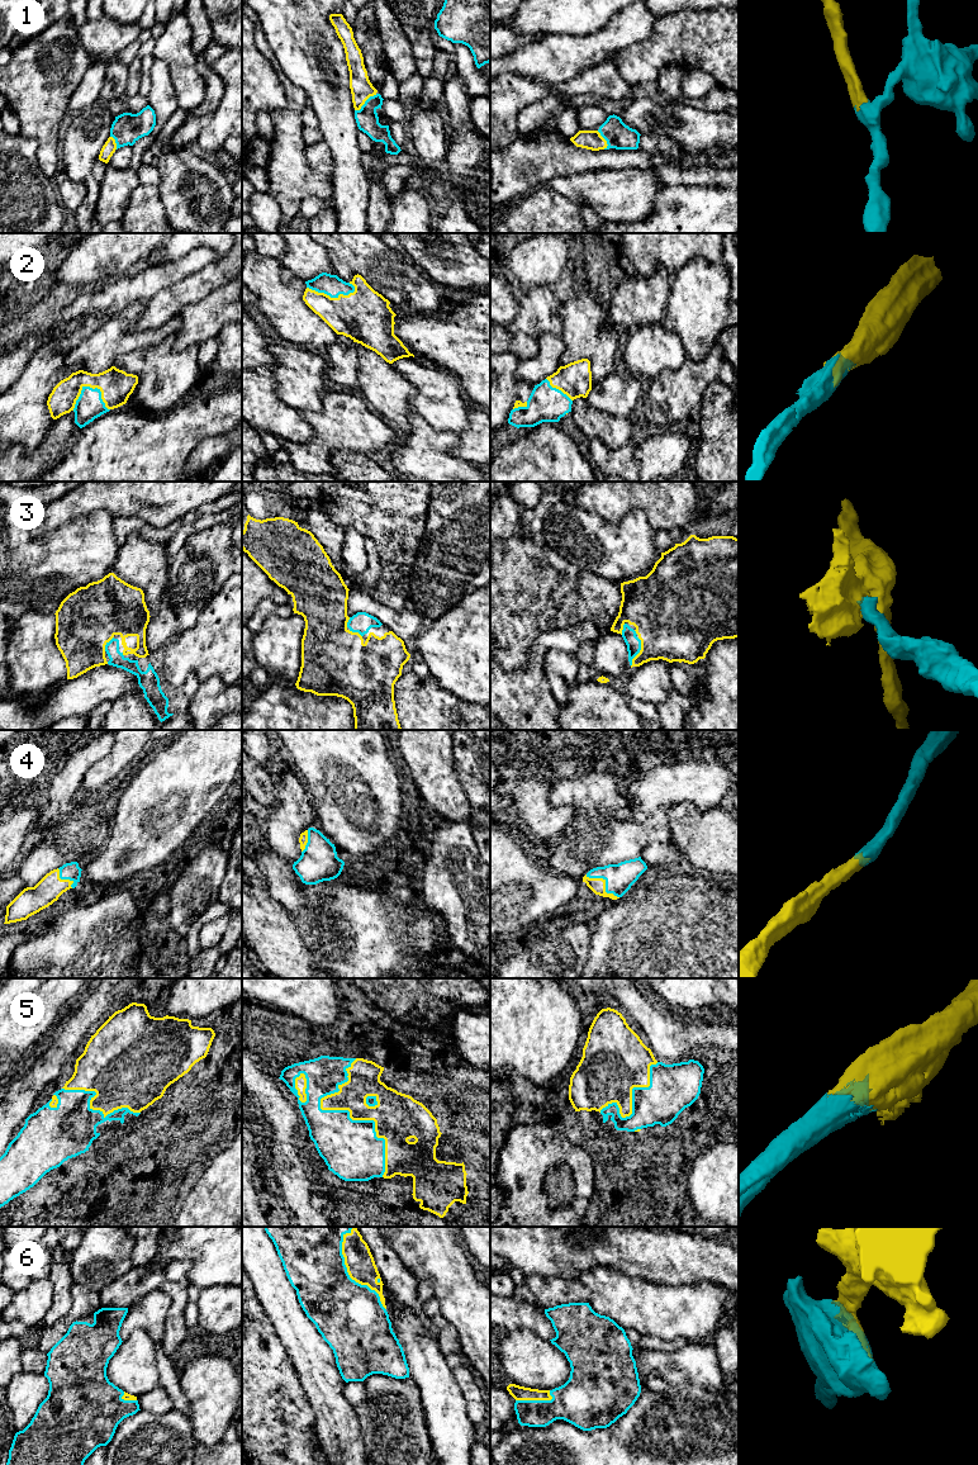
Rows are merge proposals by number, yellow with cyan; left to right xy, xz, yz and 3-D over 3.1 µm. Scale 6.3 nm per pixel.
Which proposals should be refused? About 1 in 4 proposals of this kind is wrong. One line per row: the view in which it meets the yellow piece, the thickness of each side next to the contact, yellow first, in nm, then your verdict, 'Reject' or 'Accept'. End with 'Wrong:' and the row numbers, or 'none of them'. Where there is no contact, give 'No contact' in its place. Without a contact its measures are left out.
1: Touches yellow in xz. Thickness 140 nm (yellow) against 140 nm. Accept
2: Touches yellow in xy. Thickness 200 nm (yellow) against 170 nm. Accept
3: Touches yellow in yz. Thickness 420 nm (yellow) against 100 nm. Accept
4: Touches yellow in yz. Thickness 100 nm (yellow) against 180 nm. Accept
5: Touches yellow in xz. Thickness 200 nm (yellow) against 360 nm. Accept
6: Touches yellow in xz. Thickness 180 nm (yellow) against 400 nm. Accept
Wrong: none of them

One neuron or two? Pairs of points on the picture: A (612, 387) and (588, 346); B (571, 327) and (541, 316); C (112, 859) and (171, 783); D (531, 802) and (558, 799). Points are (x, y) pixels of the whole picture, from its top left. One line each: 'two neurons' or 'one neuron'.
A: two neurons
B: two neurons
C: one neuron
D: two neurons

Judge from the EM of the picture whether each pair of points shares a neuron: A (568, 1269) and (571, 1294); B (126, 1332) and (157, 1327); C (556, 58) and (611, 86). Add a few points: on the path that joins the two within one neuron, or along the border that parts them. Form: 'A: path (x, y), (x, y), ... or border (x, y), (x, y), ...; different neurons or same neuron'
A: border (540, 1275), (578, 1280); different neurons
B: path (133, 1324), (150, 1323); same neuron
C: border (607, 58), (565, 81), (555, 84); different neurons

